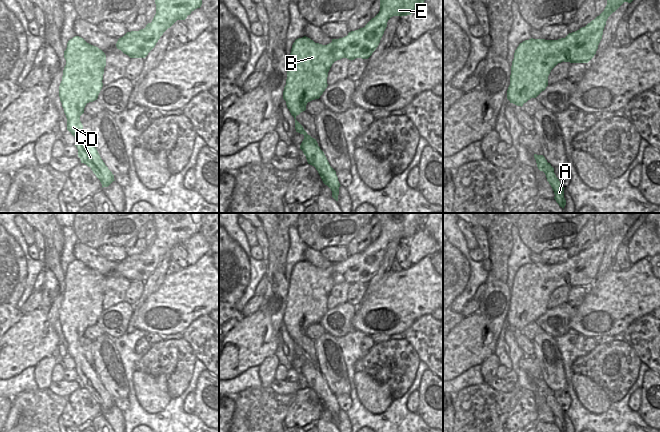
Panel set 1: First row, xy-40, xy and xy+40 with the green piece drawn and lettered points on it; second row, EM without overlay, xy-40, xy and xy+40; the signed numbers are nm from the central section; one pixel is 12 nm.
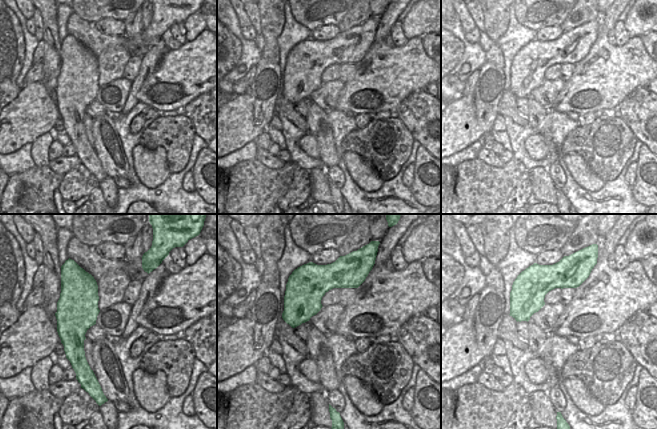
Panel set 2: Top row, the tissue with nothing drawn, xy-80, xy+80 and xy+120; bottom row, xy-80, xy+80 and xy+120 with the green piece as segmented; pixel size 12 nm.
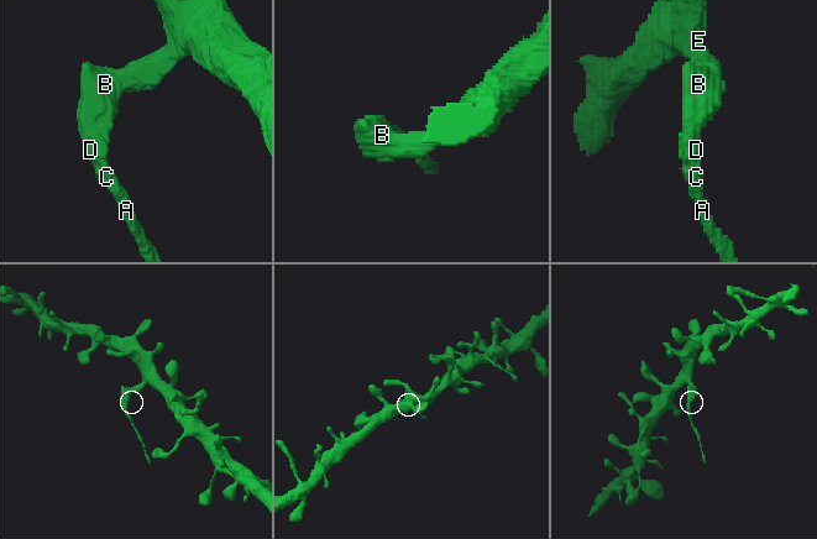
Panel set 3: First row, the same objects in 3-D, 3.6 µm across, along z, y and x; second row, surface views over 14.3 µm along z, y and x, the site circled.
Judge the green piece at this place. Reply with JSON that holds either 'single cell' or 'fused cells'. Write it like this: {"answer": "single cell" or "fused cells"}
{"answer": "fused cells"}

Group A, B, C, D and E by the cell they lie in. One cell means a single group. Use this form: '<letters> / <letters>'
A B C D / E

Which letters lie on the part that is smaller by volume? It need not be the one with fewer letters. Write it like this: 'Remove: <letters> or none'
Remove: A, B, C, D.

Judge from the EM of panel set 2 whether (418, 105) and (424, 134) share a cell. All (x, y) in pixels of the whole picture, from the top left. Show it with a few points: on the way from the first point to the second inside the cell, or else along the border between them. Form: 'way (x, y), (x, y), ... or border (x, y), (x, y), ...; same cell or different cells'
way (421, 112), (424, 115), (424, 127); same cell

